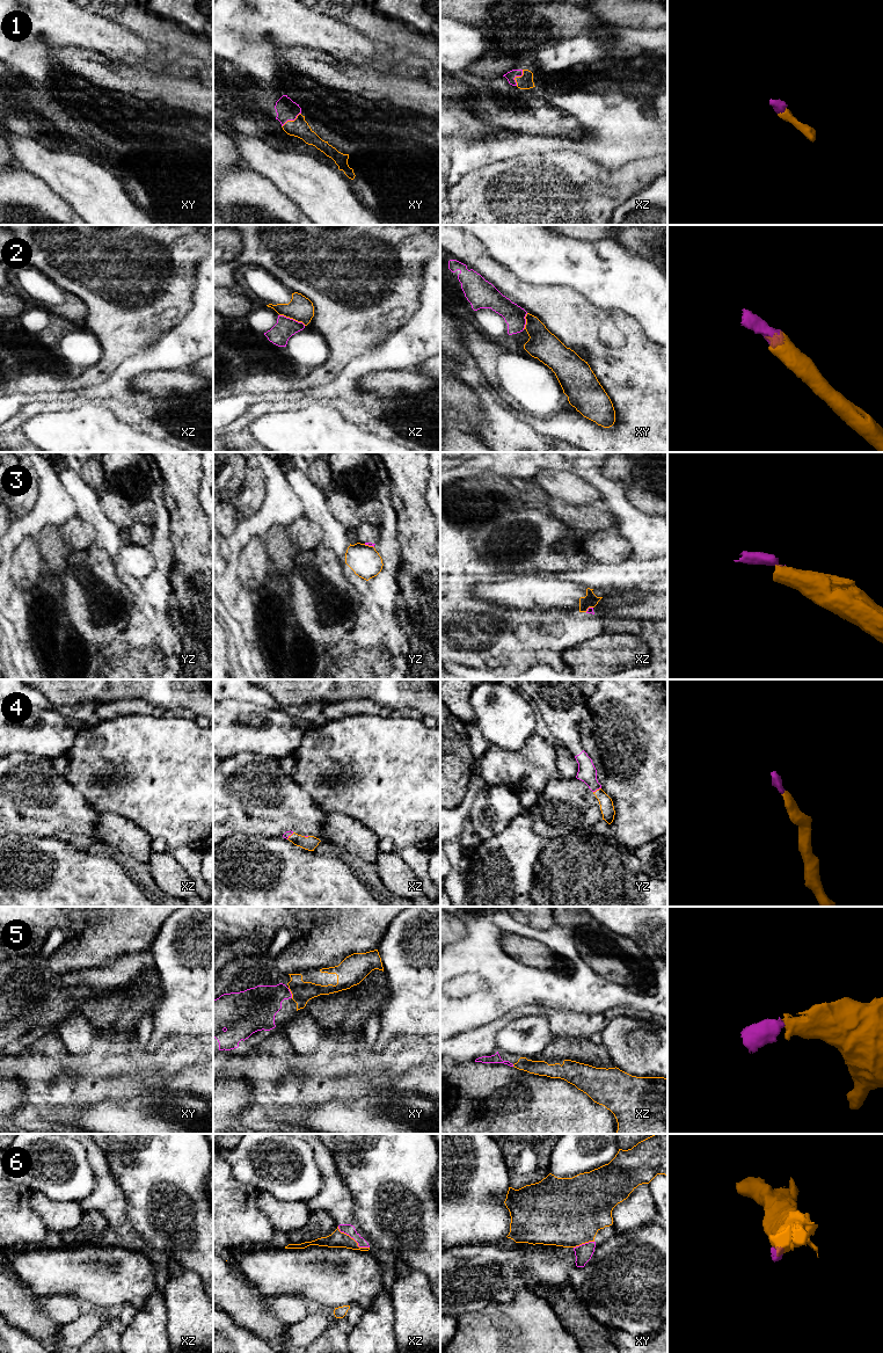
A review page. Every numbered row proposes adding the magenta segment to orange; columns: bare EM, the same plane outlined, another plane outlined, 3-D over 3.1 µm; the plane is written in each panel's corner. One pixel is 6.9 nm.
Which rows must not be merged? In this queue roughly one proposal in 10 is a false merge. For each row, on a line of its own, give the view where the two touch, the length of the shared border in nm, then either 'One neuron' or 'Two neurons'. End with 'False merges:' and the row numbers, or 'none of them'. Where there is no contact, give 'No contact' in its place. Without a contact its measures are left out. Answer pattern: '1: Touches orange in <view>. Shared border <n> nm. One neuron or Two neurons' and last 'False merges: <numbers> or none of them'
1: Touches orange in xy. Shared border 170 nm. One neuron
2: Touches orange in xz. Shared border 200 nm. Two neurons
3: Touches orange in yz. Shared border 80 nm. Two neurons
4: Touches orange in yz. Shared border 70 nm. One neuron
5: Touches orange in xy. Shared border 80 nm. One neuron
6: Touches orange in xz. Shared border 260 nm. One neuron
False merges: 2, 3

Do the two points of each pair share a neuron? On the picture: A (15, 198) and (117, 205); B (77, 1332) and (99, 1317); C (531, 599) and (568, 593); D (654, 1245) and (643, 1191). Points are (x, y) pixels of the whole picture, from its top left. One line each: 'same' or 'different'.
A: different
B: same
C: same
D: different

